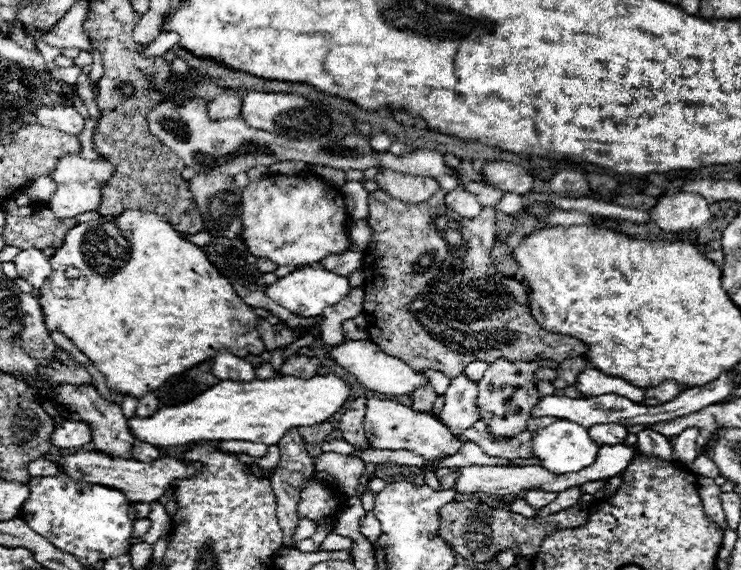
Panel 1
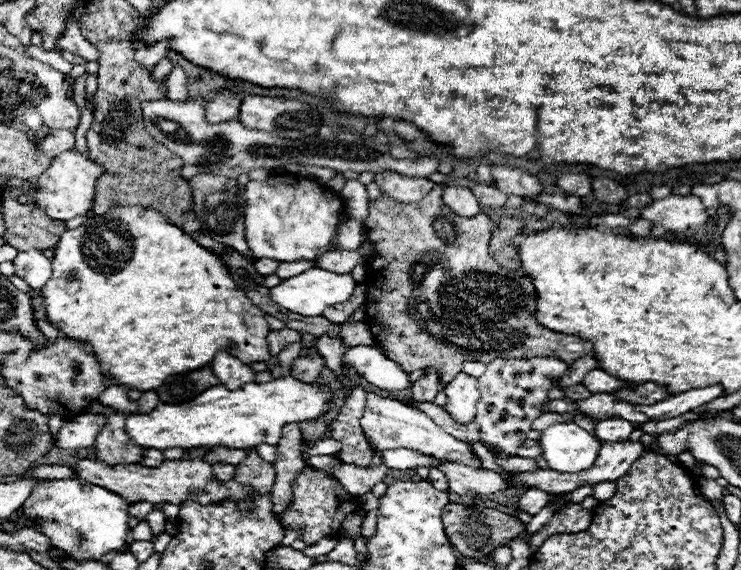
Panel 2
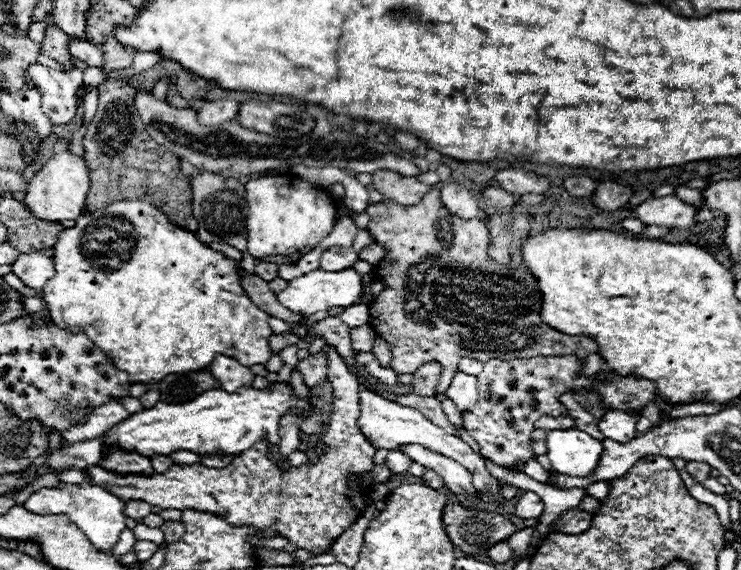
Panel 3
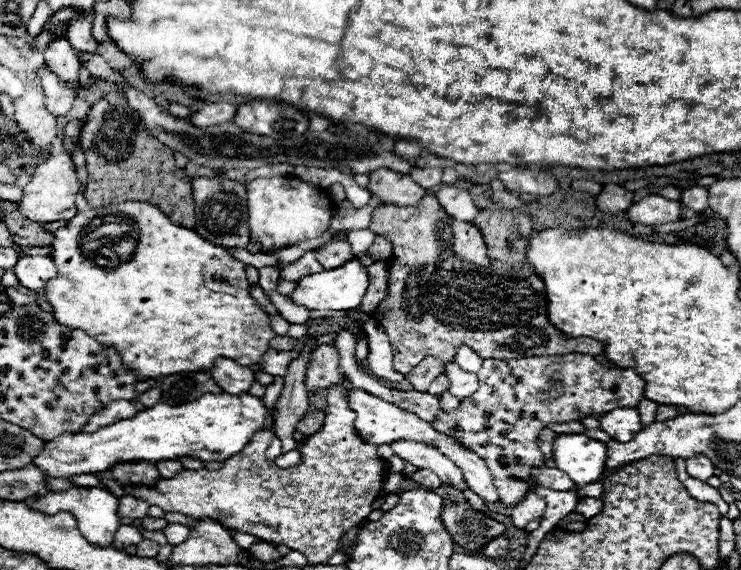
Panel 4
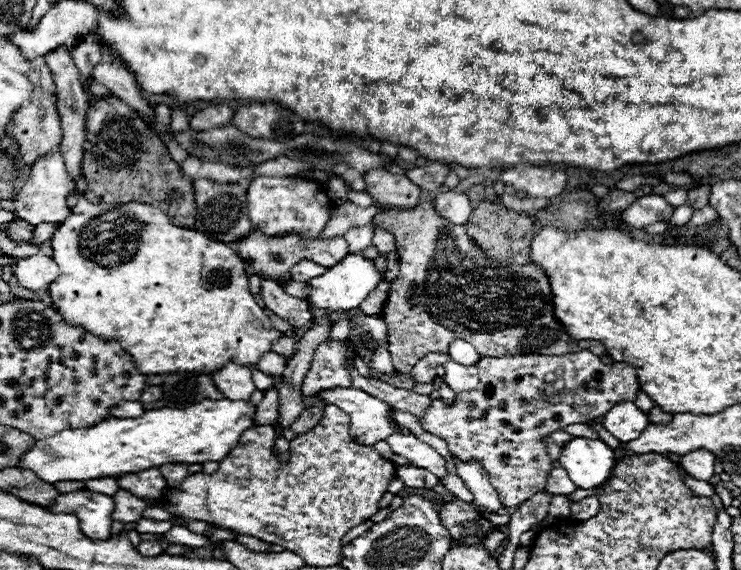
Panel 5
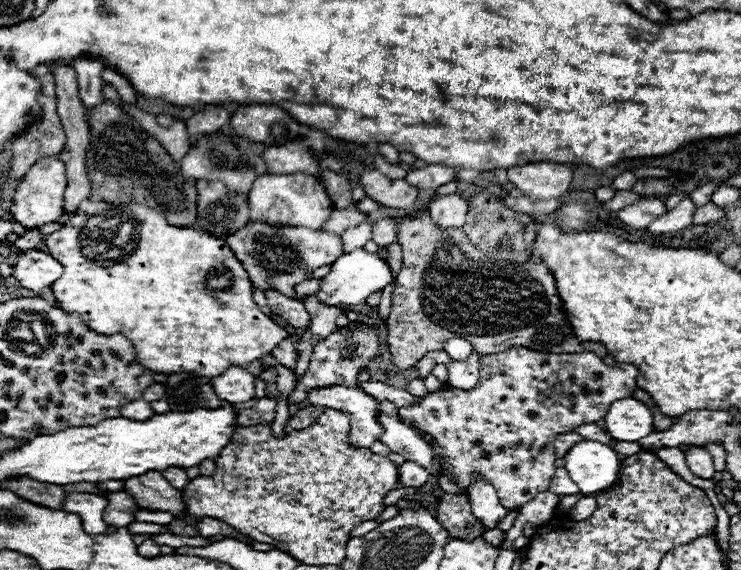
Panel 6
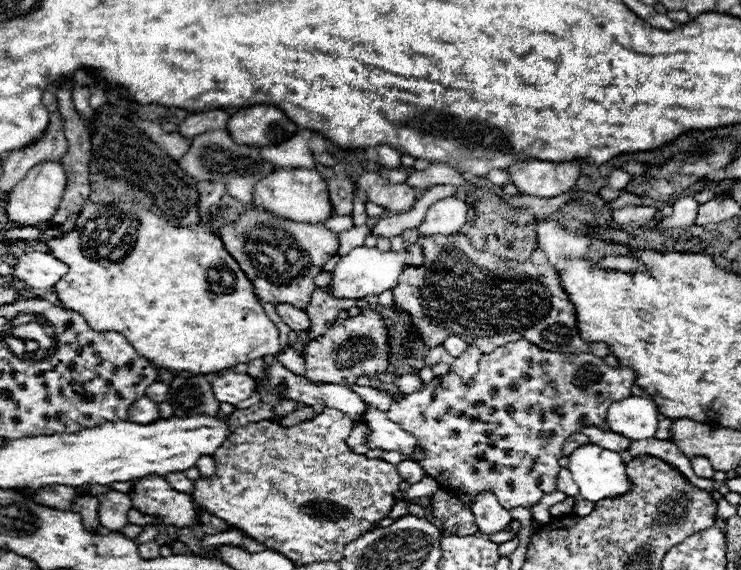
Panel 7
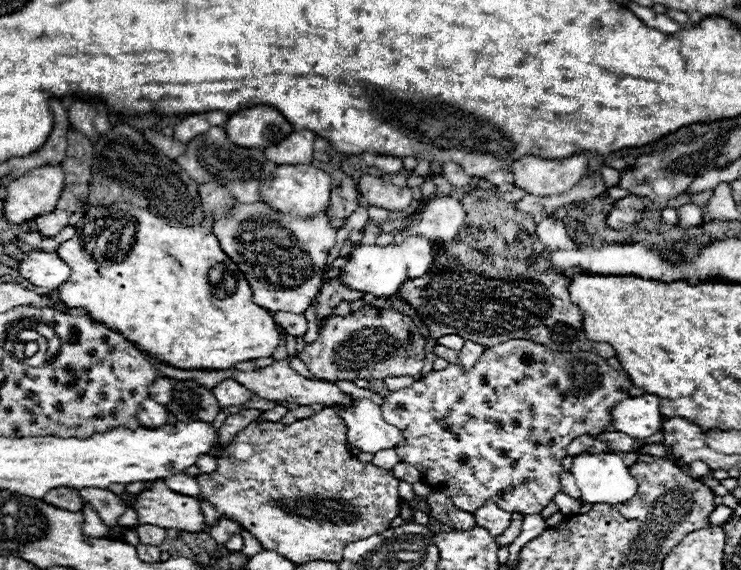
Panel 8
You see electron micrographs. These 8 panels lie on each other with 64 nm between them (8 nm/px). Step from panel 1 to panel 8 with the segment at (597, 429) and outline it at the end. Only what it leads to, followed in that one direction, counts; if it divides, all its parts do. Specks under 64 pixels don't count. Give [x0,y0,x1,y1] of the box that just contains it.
[612,394,660,438]

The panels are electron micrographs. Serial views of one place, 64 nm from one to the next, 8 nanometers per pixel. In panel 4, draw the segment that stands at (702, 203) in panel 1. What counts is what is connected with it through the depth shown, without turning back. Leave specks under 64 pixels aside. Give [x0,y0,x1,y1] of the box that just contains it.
[626,196,680,226]

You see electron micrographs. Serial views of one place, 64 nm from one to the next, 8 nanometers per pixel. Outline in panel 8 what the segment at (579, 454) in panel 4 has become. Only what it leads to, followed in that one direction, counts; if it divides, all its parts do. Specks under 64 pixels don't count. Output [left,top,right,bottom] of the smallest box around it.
[570,454,638,504]

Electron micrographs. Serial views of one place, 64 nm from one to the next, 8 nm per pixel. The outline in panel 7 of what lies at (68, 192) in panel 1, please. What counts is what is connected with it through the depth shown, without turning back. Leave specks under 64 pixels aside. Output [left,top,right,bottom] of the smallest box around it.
[6,162,66,226]

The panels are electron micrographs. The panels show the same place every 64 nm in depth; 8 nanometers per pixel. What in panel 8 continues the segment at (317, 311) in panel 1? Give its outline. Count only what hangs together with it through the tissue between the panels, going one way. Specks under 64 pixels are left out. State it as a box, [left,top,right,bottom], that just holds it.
[340,234,436,298]

